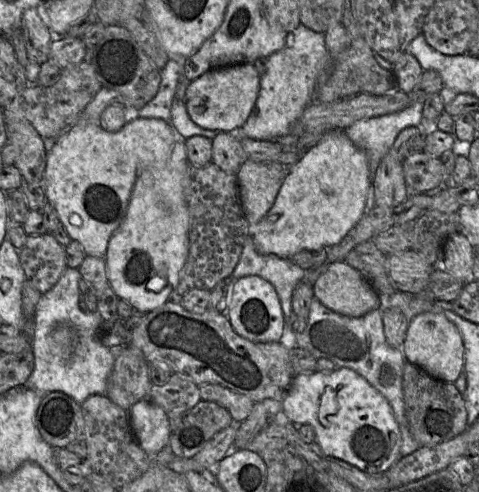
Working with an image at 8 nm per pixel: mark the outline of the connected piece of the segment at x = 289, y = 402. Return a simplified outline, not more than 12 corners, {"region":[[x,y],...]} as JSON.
{"region":[[350,368],[296,375],[281,400],[321,449],[367,474],[400,457],[387,399]]}

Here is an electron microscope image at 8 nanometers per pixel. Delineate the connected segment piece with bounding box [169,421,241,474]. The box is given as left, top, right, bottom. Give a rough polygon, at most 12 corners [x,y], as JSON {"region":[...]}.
{"region":[[240,424],[219,431],[191,458],[174,456],[180,474],[214,469],[232,449]]}

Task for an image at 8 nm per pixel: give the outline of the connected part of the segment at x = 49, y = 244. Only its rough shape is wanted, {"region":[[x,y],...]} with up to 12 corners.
{"region":[[51,233],[27,237],[19,251],[25,277],[41,294],[67,268]]}

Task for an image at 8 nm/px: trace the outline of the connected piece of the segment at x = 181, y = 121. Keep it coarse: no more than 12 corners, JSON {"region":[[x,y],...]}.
{"region":[[182,74],[171,107],[170,123],[180,138],[204,136],[217,131],[197,125],[185,105],[189,84]]}

